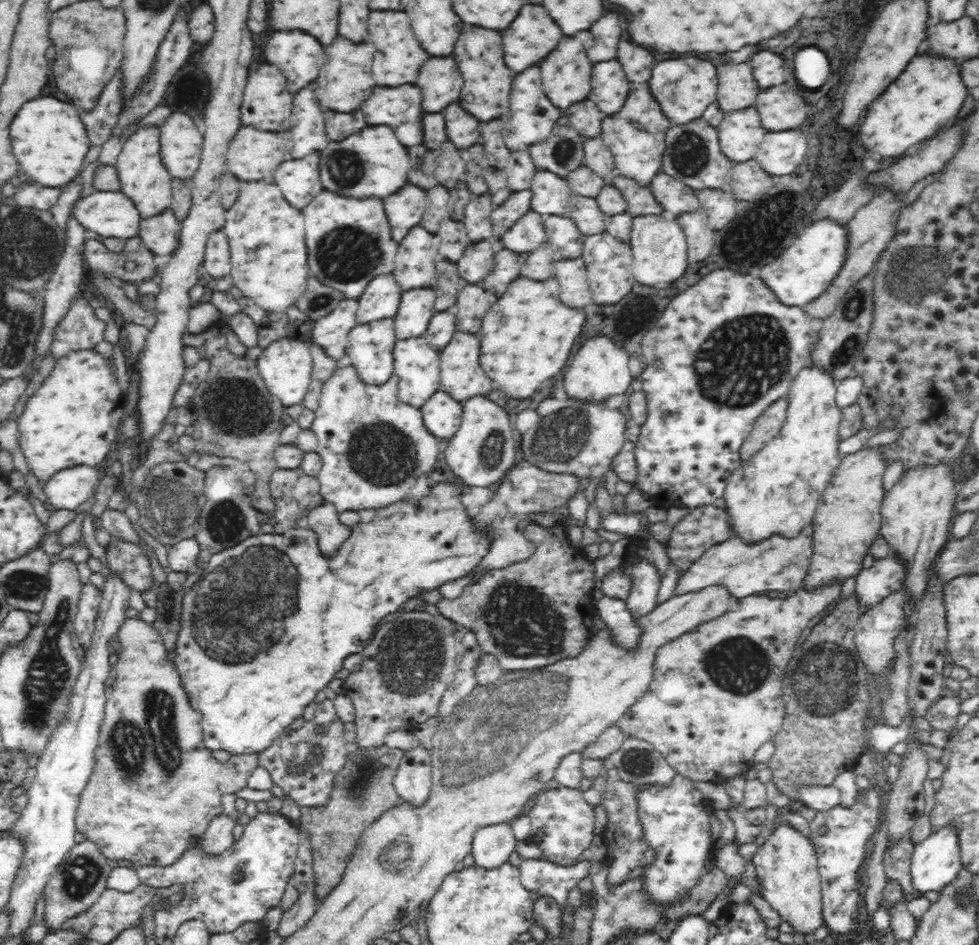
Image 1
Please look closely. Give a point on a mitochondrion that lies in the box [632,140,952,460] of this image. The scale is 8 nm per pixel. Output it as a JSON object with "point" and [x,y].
{"point":[750,344]}

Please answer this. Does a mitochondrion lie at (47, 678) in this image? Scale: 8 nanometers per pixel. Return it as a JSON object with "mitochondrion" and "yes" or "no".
{"mitochondrion":"yes"}

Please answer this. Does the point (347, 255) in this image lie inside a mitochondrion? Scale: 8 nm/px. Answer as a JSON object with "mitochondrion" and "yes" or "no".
{"mitochondrion":"yes"}

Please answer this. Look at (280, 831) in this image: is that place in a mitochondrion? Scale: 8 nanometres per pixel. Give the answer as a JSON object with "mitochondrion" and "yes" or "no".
{"mitochondrion":"no"}

